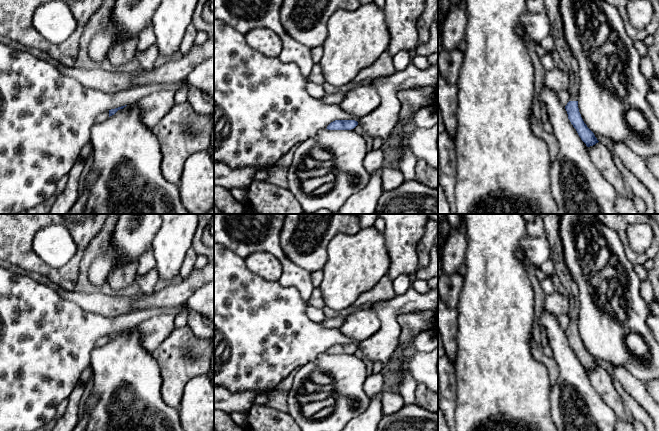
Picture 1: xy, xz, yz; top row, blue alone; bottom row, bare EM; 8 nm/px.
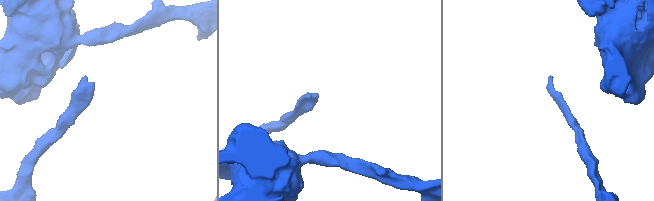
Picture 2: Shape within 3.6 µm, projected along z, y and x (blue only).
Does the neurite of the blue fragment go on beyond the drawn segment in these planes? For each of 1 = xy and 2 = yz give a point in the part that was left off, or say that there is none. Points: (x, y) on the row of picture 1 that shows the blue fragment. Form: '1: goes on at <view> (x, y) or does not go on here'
1: does not go on here
2: goes on at yz (557, 33)

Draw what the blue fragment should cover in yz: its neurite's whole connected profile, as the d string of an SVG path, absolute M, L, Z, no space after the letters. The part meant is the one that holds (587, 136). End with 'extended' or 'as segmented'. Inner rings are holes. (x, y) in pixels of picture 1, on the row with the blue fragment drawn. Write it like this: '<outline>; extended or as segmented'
M544 0L545 12L550 21L550 36L552 37L555 49L558 51L562 61L567 67L570 83L568 92L570 101L565 106L573 127L576 129L581 140L587 147L593 146L599 141L594 133L584 123L578 108L578 91L580 85L579 66L576 58L571 53L569 45L566 43L562 17L559 11L560 0Z; extended

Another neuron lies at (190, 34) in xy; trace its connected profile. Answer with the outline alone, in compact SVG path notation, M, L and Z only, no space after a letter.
M190 24L185 32L184 38L180 44L179 52L183 55L189 52L192 45L194 44L194 39L196 37L197 30L196 28Z

